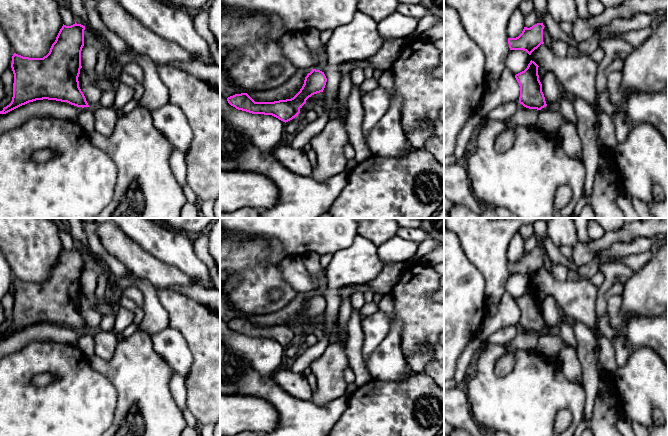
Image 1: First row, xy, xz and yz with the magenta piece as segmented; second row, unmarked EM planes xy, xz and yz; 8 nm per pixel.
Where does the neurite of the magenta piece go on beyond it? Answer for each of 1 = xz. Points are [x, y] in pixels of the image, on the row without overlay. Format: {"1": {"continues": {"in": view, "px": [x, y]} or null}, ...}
{"1": {"continues": null}}

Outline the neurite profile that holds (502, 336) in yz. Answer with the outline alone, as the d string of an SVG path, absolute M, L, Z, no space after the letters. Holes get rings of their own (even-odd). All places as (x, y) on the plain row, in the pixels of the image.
M519 327L501 328L489 336L488 342L491 344L506 345L516 337L518 328Z

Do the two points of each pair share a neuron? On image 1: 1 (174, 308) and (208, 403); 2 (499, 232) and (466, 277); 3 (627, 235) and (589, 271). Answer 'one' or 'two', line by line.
1: one
2: two
3: two

